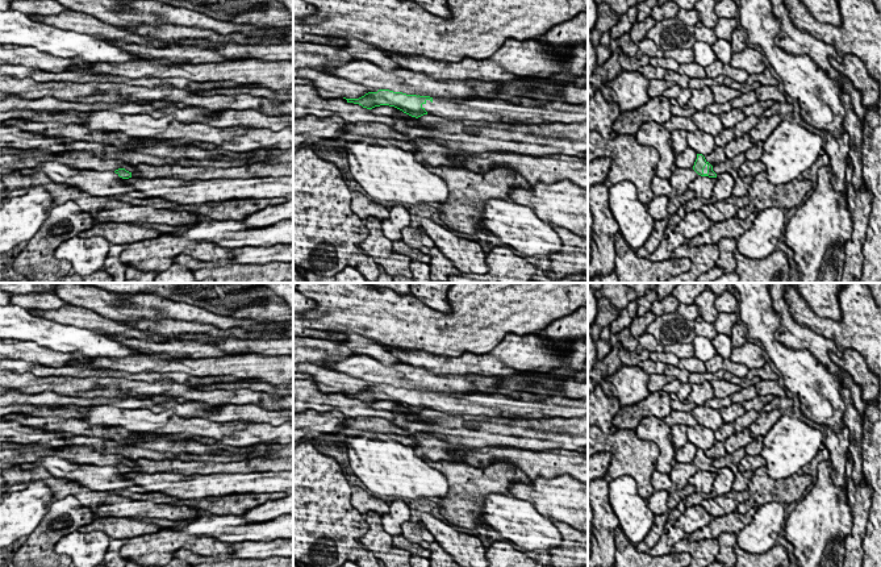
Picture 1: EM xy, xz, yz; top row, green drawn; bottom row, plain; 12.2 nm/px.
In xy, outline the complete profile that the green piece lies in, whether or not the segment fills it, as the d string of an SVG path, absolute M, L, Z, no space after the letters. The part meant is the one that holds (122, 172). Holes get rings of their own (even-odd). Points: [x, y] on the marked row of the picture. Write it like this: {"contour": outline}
{"contour": "M293 160L280 163L256 162L251 164L243 164L239 167L200 167L200 166L180 166L180 164L137 164L133 166L138 172L131 174L125 168L118 168L114 172L122 178L172 178L183 180L210 180L210 179L249 179L249 178L279 178L293 175Z"}

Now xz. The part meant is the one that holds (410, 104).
{"contour": "M389 89L368 92L359 99L346 99L347 103L359 104L372 109L380 105L394 107L412 117L433 114L448 121L469 120L504 122L519 121L526 125L551 122L584 122L588 121L588 104L568 104L560 100L539 103L526 97L519 104L502 100L468 99L463 101L406 95Z"}

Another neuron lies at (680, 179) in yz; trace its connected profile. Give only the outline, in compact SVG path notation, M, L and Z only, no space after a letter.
M676 168L669 179L672 188L676 189L676 195L681 196L688 185L697 178L697 172L693 168Z

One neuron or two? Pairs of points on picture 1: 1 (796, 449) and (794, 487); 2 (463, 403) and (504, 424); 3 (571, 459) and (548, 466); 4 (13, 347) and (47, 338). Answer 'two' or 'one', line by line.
1: two
2: two
3: one
4: two

